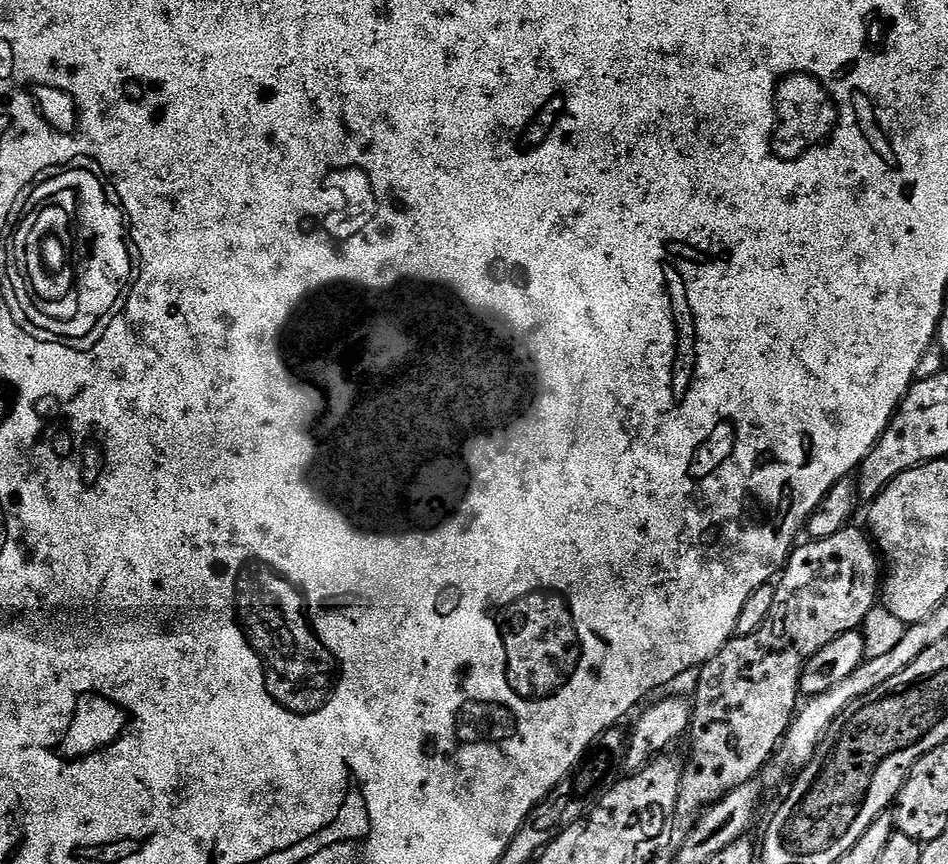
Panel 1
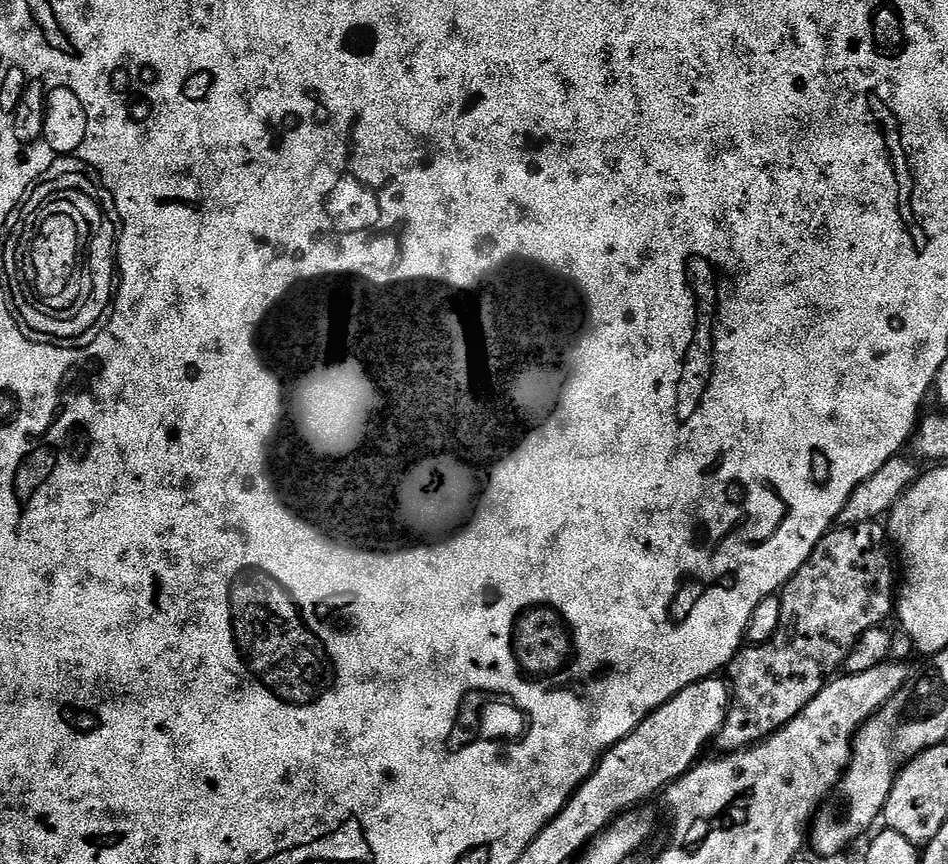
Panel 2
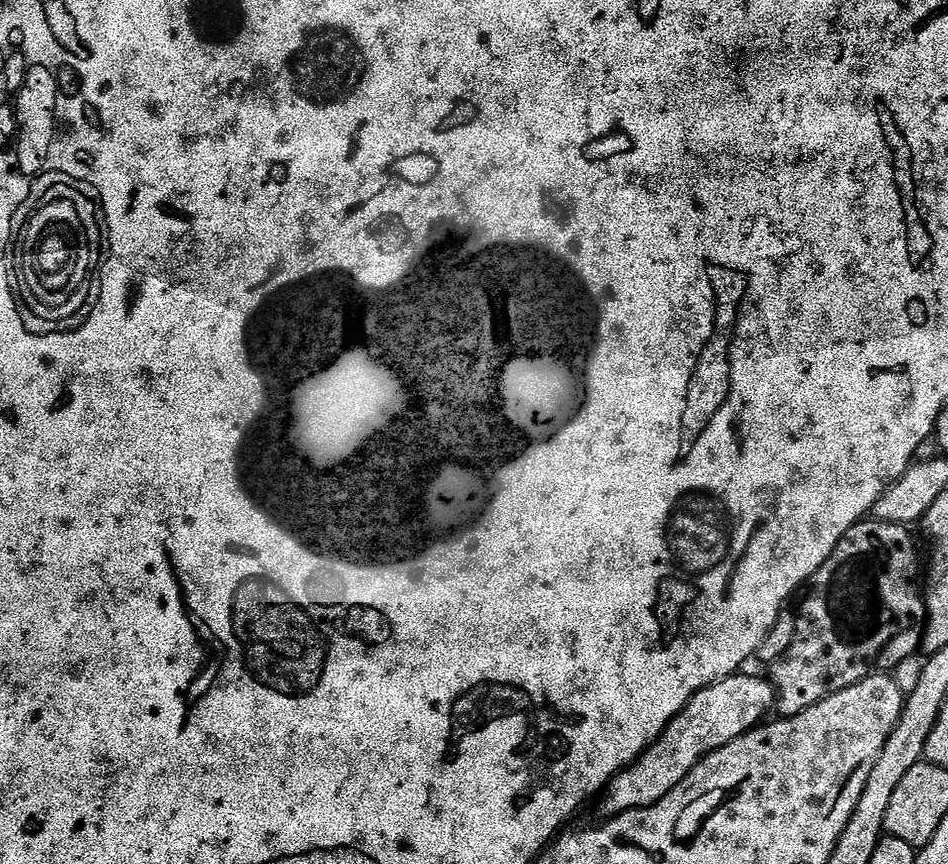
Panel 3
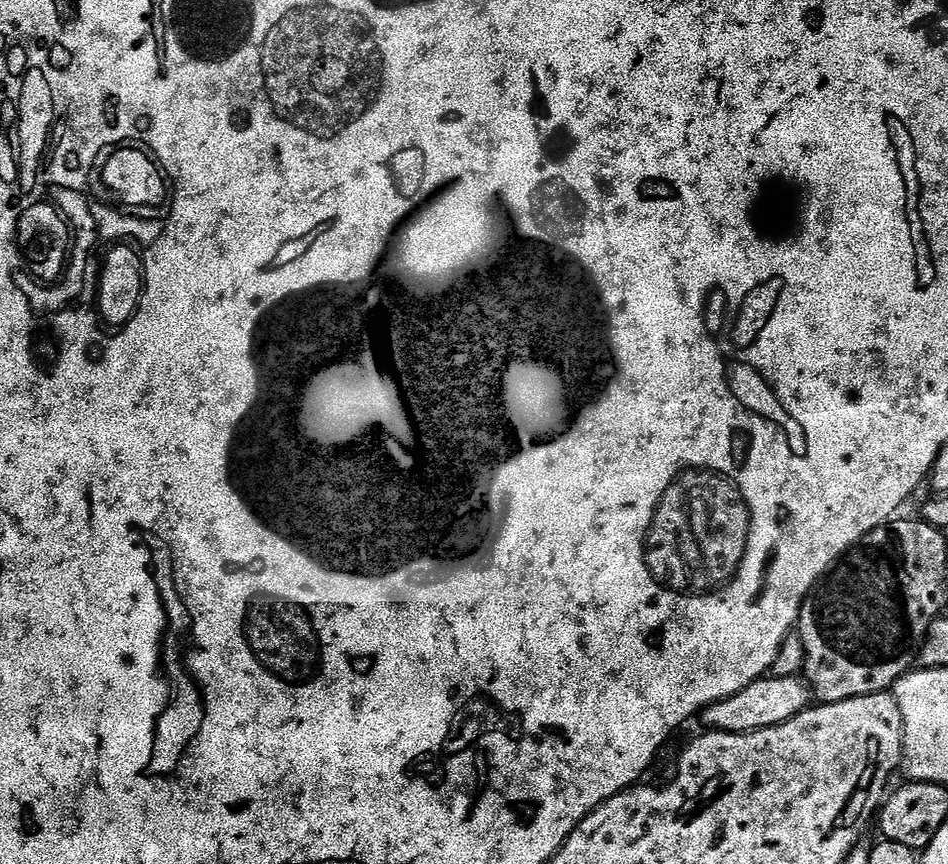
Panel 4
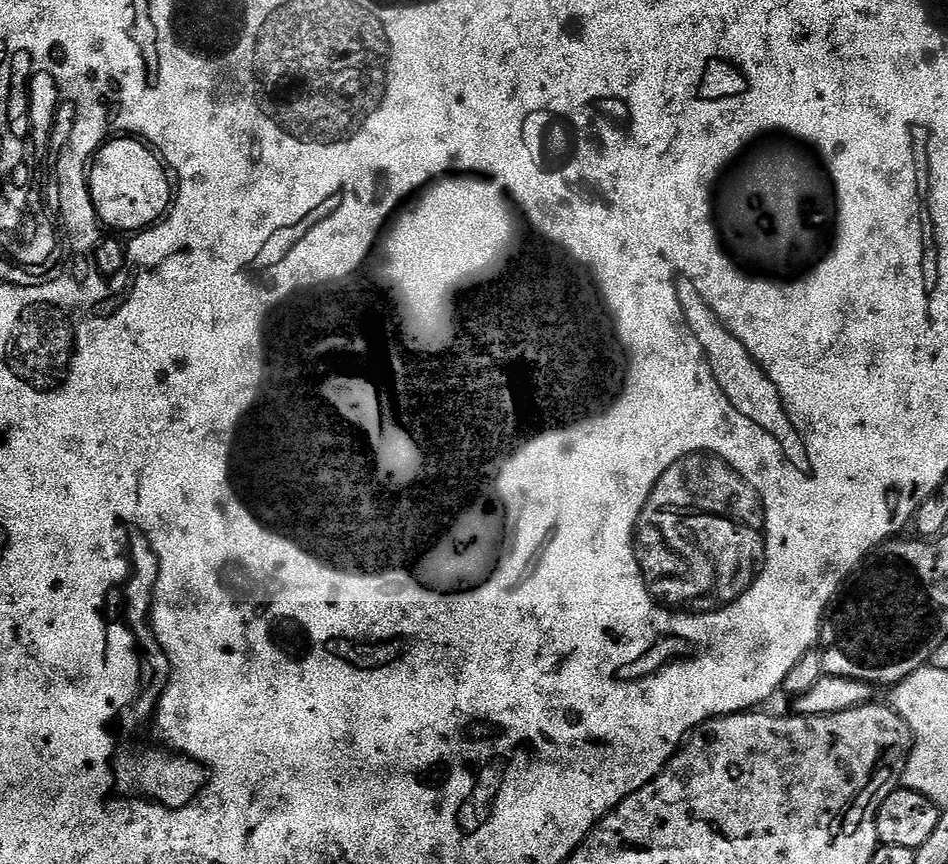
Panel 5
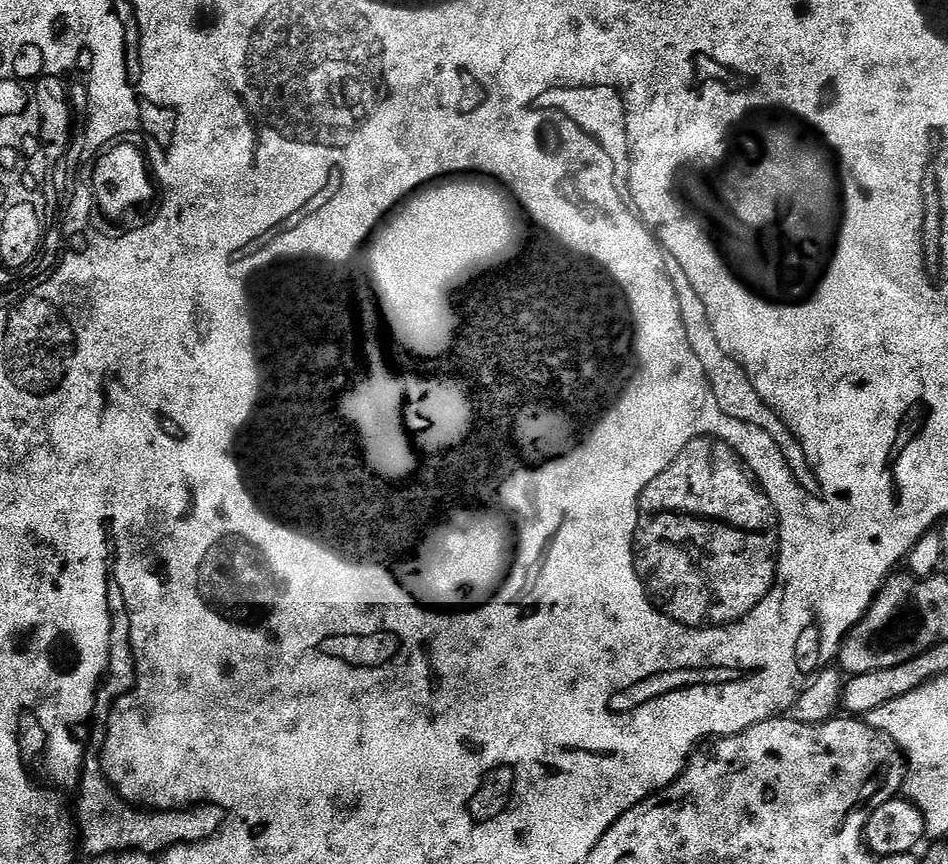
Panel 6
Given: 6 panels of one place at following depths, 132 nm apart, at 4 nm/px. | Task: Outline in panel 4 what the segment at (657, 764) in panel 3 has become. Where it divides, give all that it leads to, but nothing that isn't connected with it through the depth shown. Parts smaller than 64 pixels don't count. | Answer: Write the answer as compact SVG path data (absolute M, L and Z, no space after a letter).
M771 674L750 682L736 694L730 694L725 700L718 700L705 708L702 713L703 727L718 732L753 732L770 726L785 724L802 714L813 703L812 689L807 680L800 676L778 678Z

